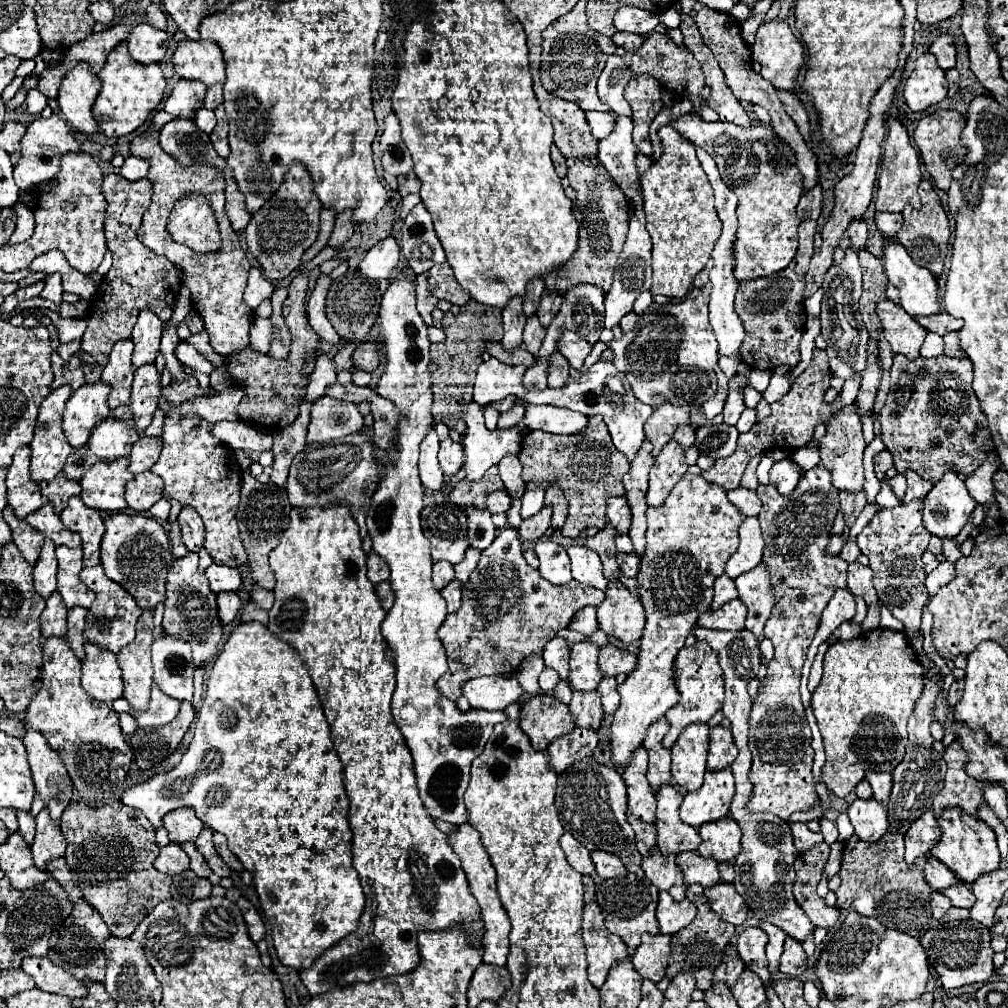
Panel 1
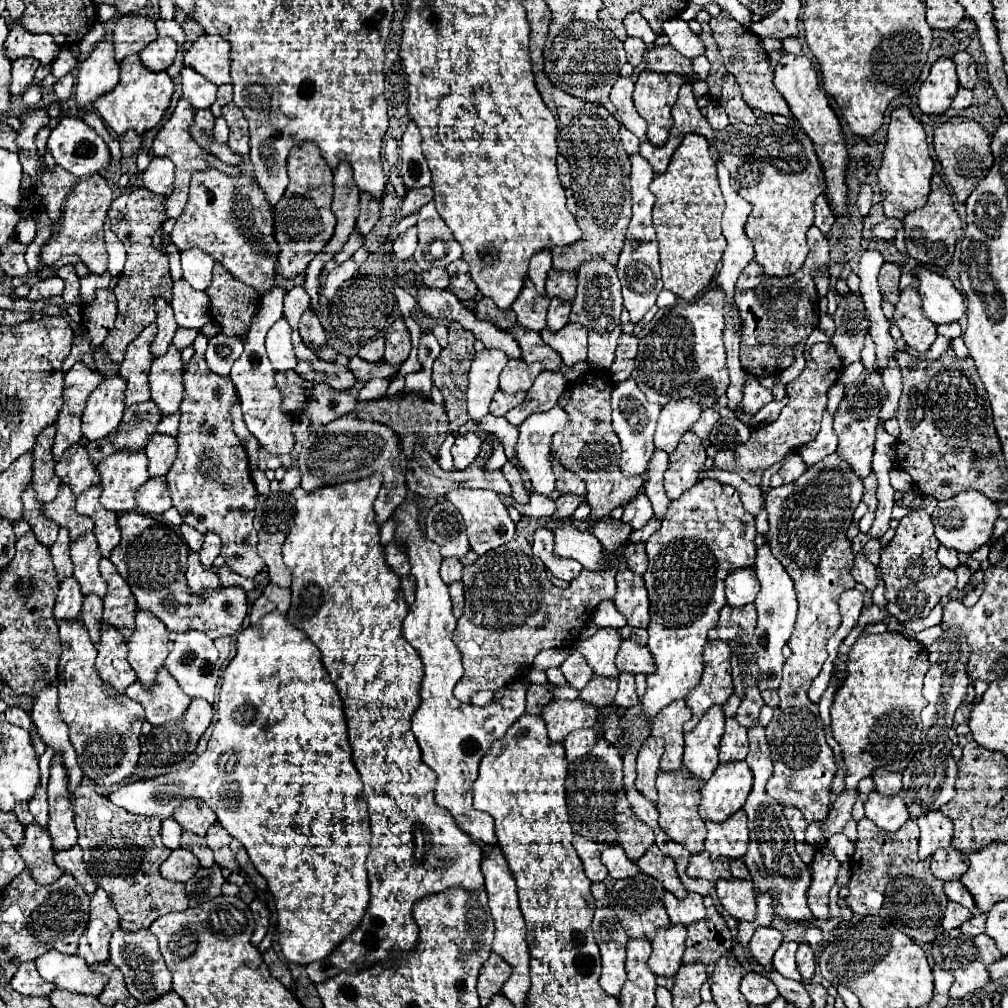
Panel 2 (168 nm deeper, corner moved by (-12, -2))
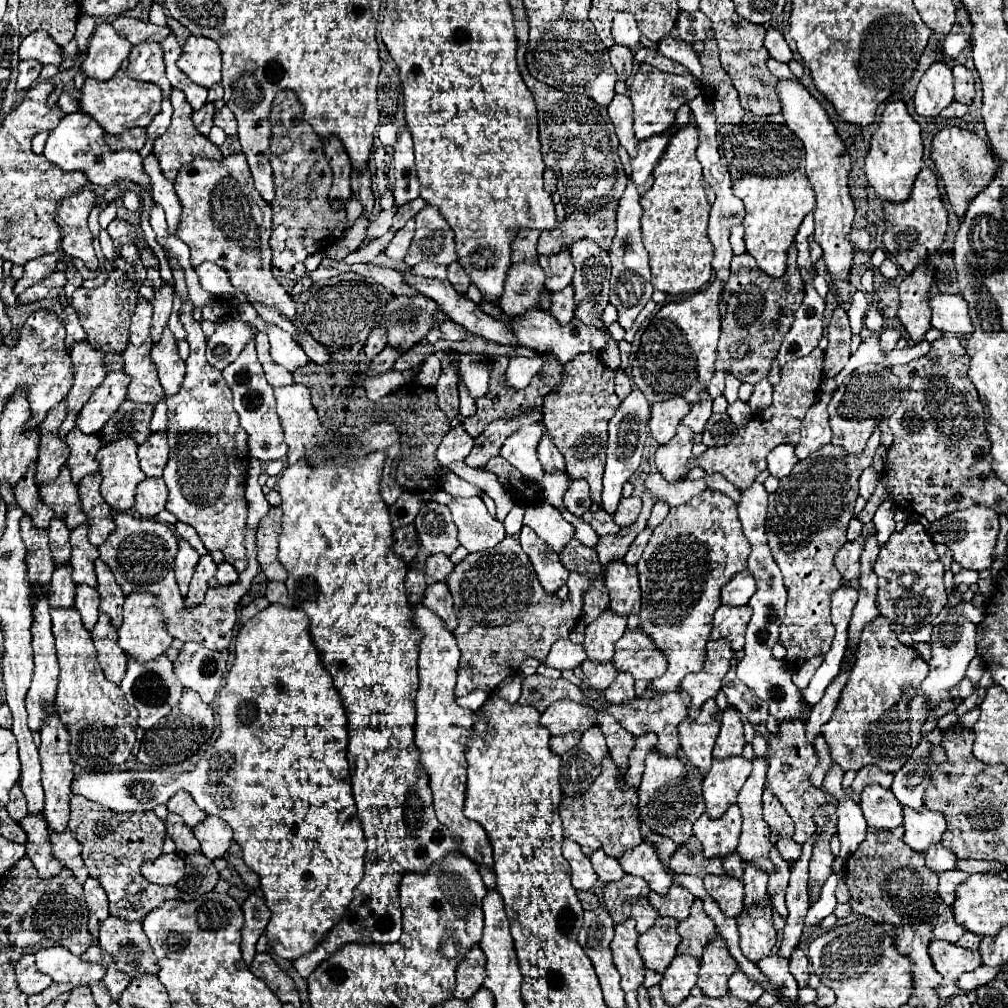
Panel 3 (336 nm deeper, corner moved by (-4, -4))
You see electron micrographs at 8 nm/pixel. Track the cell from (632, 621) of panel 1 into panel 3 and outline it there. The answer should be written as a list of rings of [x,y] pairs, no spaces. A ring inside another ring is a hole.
[[[613,561],[605,569],[605,587],[609,589],[611,603],[609,607],[621,615],[639,615],[641,607],[641,591],[639,591],[639,579],[637,579],[637,567],[625,565],[623,561]]]

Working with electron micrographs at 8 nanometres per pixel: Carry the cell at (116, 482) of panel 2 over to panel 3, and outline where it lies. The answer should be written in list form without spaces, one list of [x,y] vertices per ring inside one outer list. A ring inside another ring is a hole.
[[[117,439],[97,453],[101,481],[101,495],[113,511],[129,511],[135,503],[135,489],[145,479],[139,467],[137,443],[131,439]]]

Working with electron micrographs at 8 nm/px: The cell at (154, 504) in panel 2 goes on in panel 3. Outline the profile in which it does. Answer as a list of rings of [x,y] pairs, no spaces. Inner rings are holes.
[[[161,477],[145,479],[141,485],[137,485],[133,509],[143,517],[155,517],[159,511],[165,509],[165,501],[167,501],[165,481]]]

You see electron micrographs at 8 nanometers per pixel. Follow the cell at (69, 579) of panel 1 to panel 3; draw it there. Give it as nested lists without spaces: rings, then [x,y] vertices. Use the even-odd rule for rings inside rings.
[[[79,525],[71,531],[71,567],[73,567],[73,583],[87,583],[97,587],[97,577],[93,571],[93,563],[99,557],[95,545],[87,539],[87,525]]]

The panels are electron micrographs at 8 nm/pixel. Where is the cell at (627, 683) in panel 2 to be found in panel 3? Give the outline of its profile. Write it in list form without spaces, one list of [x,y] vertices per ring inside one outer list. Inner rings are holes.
[[[619,673],[617,679],[609,685],[609,689],[607,689],[603,695],[605,695],[605,699],[607,699],[609,703],[625,705],[627,701],[631,701],[631,699],[637,697],[635,691],[633,691],[633,683],[635,683],[635,679],[633,679],[631,675]]]

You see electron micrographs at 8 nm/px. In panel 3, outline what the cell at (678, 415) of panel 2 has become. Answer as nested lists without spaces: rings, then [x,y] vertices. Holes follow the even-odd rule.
[[[675,397],[663,403],[655,403],[651,407],[651,419],[649,419],[649,431],[653,439],[663,445],[667,443],[675,431],[681,419],[691,411],[691,403],[687,403],[683,397]]]

